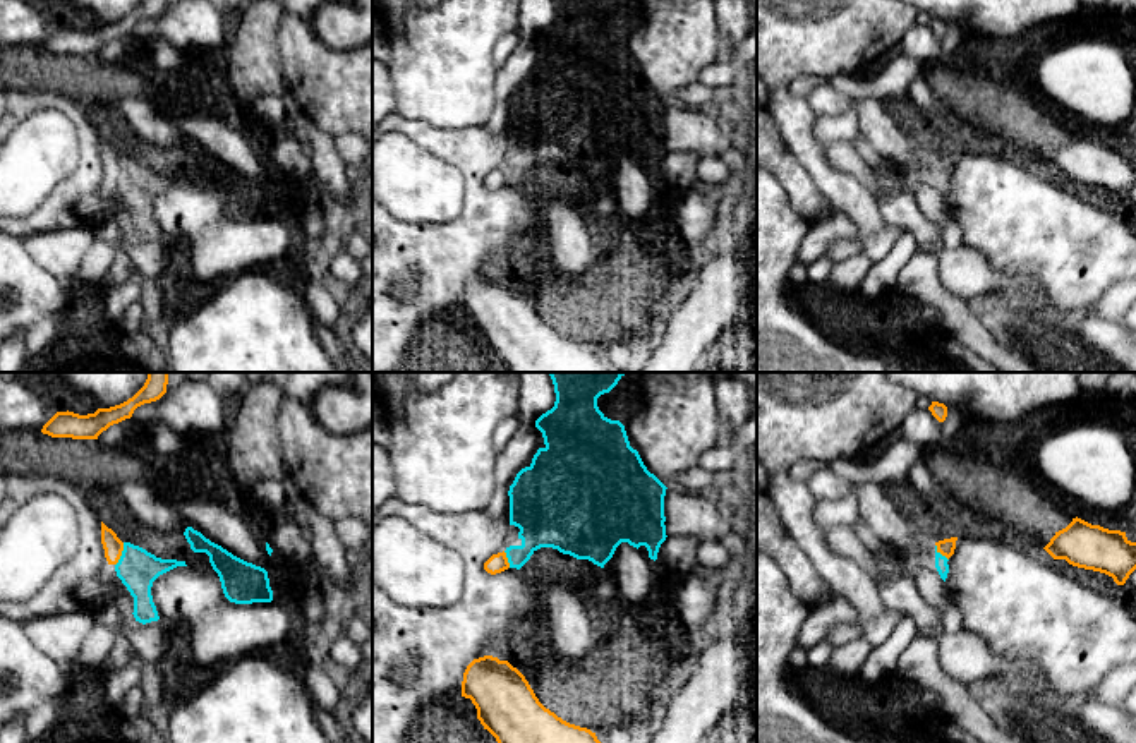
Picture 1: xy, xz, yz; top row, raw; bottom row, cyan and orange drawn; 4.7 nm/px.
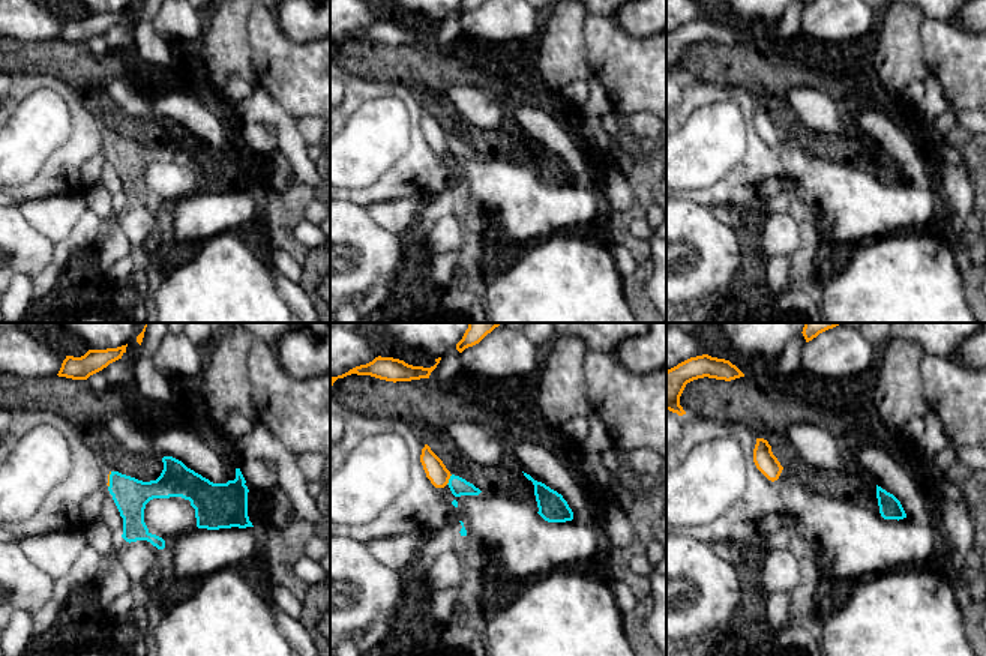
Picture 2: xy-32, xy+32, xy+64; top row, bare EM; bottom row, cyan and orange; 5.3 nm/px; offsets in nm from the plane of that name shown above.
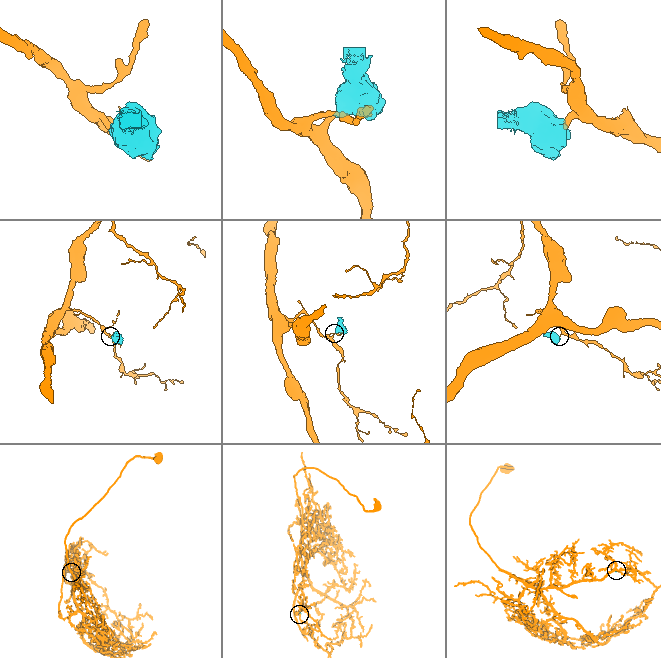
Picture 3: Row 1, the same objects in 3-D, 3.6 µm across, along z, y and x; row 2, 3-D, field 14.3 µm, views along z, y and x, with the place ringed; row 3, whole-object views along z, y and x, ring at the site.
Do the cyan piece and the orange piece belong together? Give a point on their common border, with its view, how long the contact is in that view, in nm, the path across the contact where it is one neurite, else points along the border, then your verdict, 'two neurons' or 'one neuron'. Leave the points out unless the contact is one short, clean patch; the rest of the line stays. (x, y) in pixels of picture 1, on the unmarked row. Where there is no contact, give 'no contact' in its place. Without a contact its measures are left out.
contact xy (122, 170); length 120 nm; way xy (138, 184), (122, 170), (112, 160); one neuron

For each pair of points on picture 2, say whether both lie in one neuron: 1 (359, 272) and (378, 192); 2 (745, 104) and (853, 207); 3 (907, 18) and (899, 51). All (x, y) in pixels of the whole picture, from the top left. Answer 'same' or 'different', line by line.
1: different
2: same
3: same

